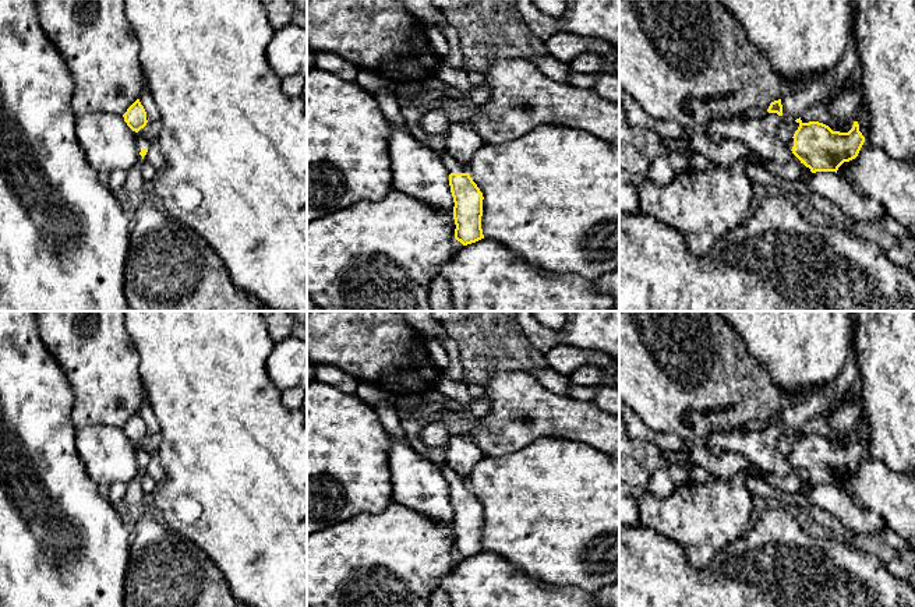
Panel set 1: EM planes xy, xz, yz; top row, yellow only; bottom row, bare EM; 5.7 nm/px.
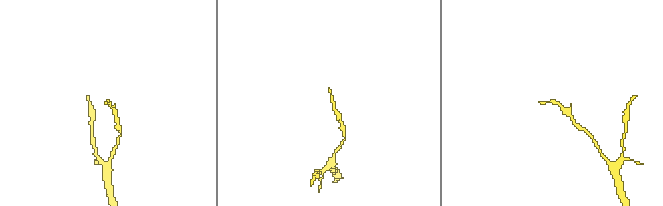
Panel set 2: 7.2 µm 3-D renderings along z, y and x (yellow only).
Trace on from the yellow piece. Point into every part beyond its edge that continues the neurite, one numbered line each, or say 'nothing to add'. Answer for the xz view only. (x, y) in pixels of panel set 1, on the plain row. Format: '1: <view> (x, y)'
1: xz (454, 480)

